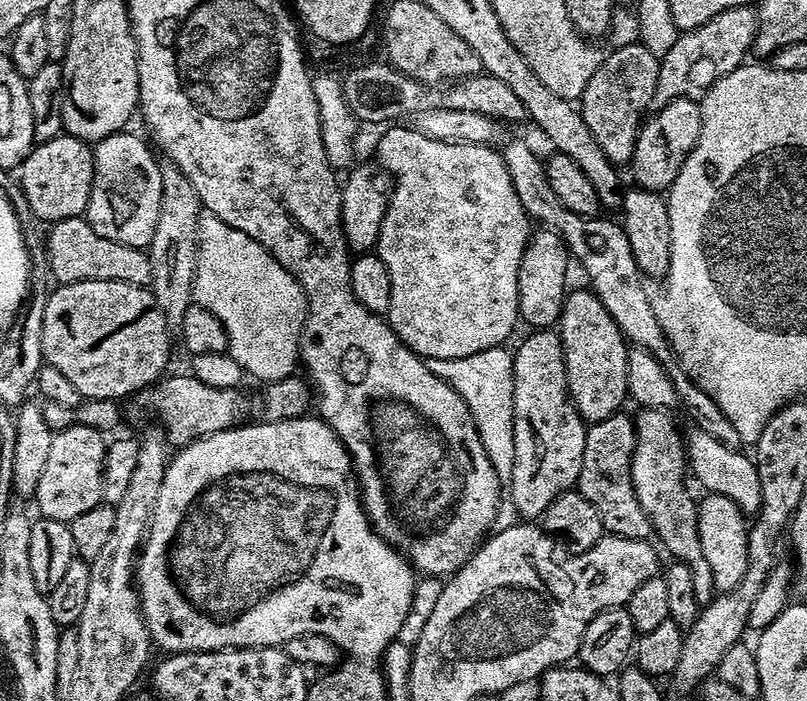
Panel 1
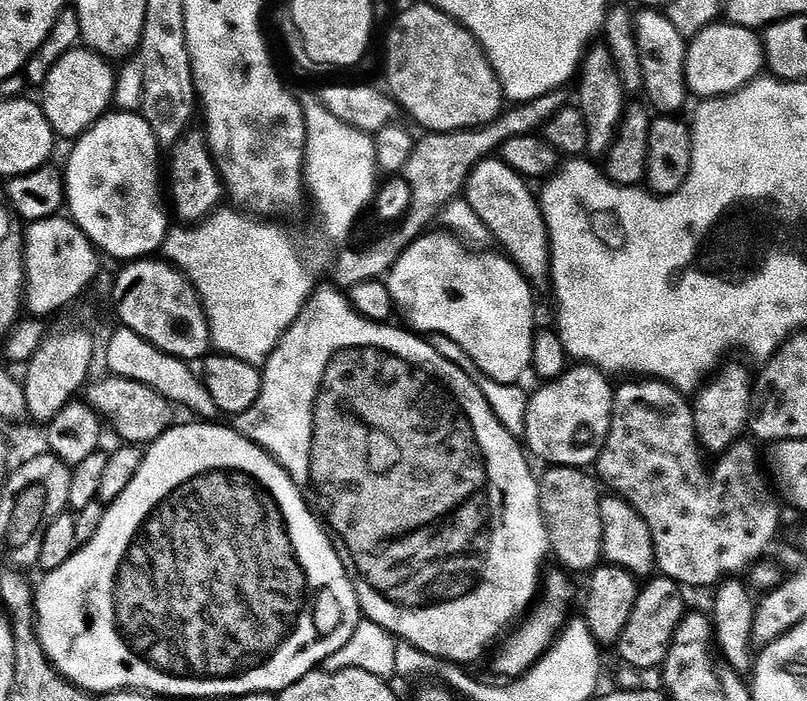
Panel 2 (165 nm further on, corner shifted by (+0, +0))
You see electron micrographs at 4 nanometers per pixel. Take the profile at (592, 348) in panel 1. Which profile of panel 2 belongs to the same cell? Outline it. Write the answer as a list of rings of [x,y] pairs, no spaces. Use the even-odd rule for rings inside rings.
[[[581,363],[569,367],[556,380],[545,383],[544,392],[533,391],[524,435],[527,451],[533,457],[549,460],[547,463],[552,466],[587,469],[595,465],[612,425],[614,384],[608,380],[611,379],[599,368]]]

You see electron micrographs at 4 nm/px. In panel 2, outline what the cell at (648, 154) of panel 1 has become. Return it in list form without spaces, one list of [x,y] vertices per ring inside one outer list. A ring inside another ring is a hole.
[[[644,10],[635,17],[636,37],[642,62],[642,74],[644,75],[643,91],[648,92],[647,103],[660,114],[680,114],[684,103],[690,100],[688,91],[688,78],[686,76],[686,60],[688,58],[689,41],[674,28],[674,23],[668,20],[667,15],[660,10]]]

